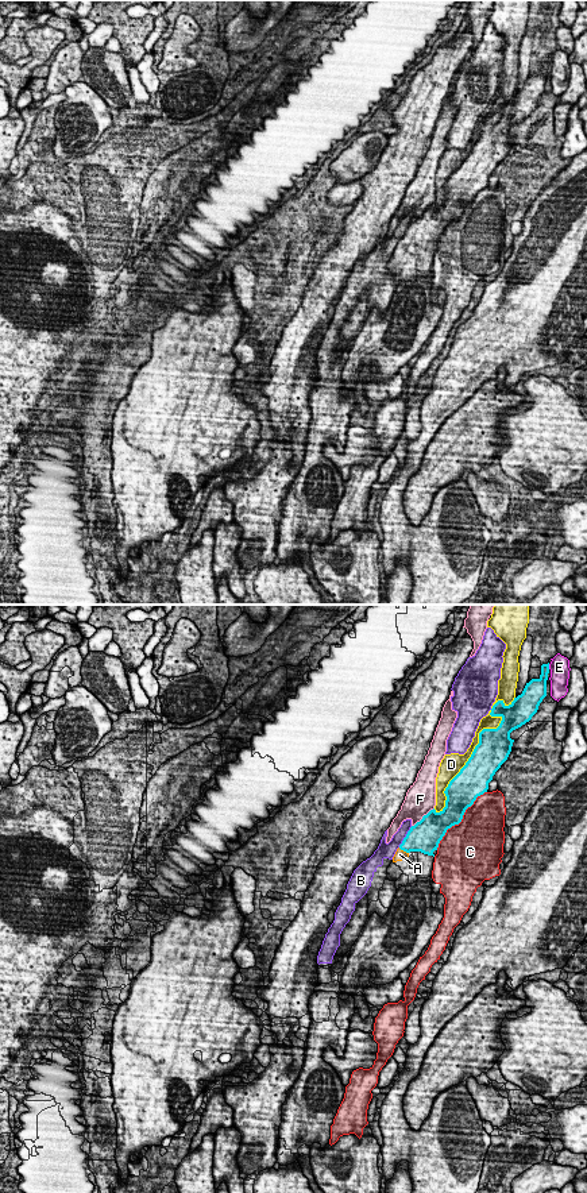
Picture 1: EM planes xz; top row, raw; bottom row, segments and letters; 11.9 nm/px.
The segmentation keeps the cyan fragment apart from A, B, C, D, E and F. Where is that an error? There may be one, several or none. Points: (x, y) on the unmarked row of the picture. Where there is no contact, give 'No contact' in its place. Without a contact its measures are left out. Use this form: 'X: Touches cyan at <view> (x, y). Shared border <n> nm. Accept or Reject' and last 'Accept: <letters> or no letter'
A: Touches cyan at xz (404, 246). Shared border 140 nm. Accept
B: Touches cyan at xz (405, 232). Shared border 300 nm. Reject
C: Touches cyan at xz (460, 216). Shared border 900 nm. Reject
D: Touches cyan at xz (479, 135). Shared border 1700 nm. Reject
E: Touches cyan at xz (548, 62). Shared border 70 nm. Reject
F: Touches cyan at xz (423, 212). Shared border 360 nm. Reject
Accept: A

